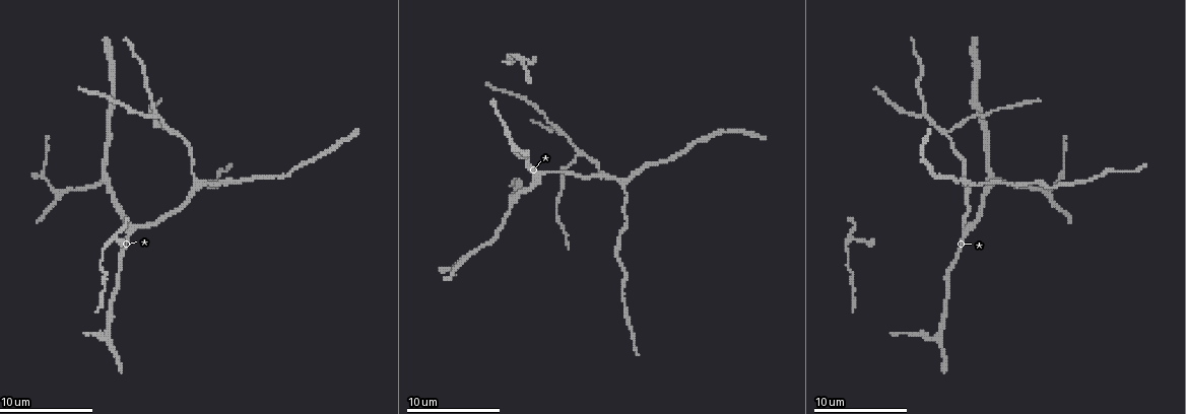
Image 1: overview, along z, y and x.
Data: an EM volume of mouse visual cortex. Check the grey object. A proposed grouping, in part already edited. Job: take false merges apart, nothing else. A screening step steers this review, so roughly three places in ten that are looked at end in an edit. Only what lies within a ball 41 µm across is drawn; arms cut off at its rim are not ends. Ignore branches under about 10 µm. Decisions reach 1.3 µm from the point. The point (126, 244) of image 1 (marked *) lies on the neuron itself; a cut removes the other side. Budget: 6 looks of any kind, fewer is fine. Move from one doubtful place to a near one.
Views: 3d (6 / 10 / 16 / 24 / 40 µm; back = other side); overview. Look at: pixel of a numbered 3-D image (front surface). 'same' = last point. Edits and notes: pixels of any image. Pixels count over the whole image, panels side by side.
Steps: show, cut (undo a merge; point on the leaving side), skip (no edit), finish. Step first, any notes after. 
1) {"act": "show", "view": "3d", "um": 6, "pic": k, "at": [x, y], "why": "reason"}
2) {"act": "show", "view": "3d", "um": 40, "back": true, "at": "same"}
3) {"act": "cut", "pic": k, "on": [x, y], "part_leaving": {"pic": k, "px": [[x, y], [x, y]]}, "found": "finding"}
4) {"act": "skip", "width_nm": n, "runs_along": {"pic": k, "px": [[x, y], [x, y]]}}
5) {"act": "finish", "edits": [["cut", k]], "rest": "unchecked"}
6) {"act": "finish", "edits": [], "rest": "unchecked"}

{"act": "show", "view": "3d", "um": 6, "pic": 1, "at": [200, 181], "why": "small branch off a trunk"}

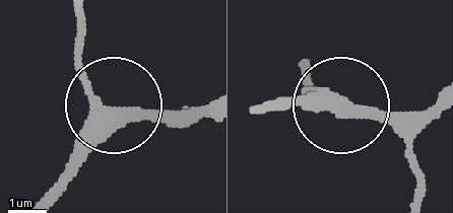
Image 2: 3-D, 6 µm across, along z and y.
{"act": "show", "view": "3d", "um": 6, "back": true, "pic": 2, "at": [104, 112]}

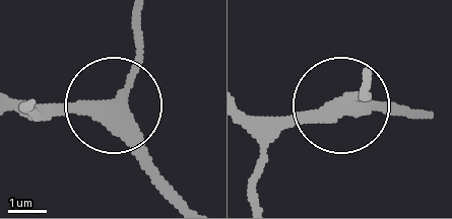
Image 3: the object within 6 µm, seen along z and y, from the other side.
{"act": "skip", "width_nm": 340, "runs_along": {"pic": 3, "px": [[178, 195], [114, 107], [139, 49], [139, 13]]}, "found": "all the same neuron"}

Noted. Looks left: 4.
{"act": "show", "view": "3d", "um": 10, "pic": 1, "at": [922, 113]}

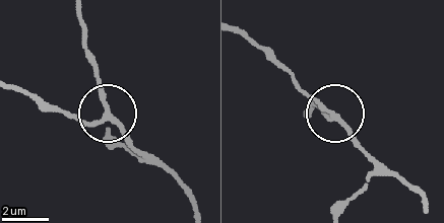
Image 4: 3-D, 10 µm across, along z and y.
{"act": "skip", "width_nm": 200, "runs_along": {"pic": 4, "px": [[425, 208], [422, 193], [384, 167], [293, 82]]}, "found": "all the same neuron"}

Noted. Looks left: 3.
{"act": "show", "view": "3d", "um": 10, "pic": 1, "at": [511, 204], "why": "branch point"}

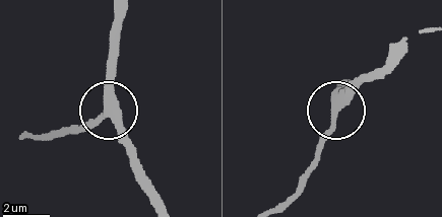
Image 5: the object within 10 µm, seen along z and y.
{"act": "show", "view": "3d", "um": 10, "back": true, "pic": 5, "at": [107, 111]}

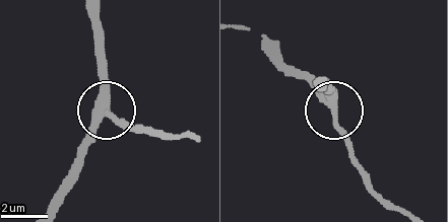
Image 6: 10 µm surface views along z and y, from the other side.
{"act": "skip", "arms": 3, "runs_along": {"pic": 6, "px": [[54, 207], [90, 126], [108, 108], [129, 130]]}, "found": "all the same neuron"}

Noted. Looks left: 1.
{"act": "finish", "edits": [], "rest": "unchecked"}

